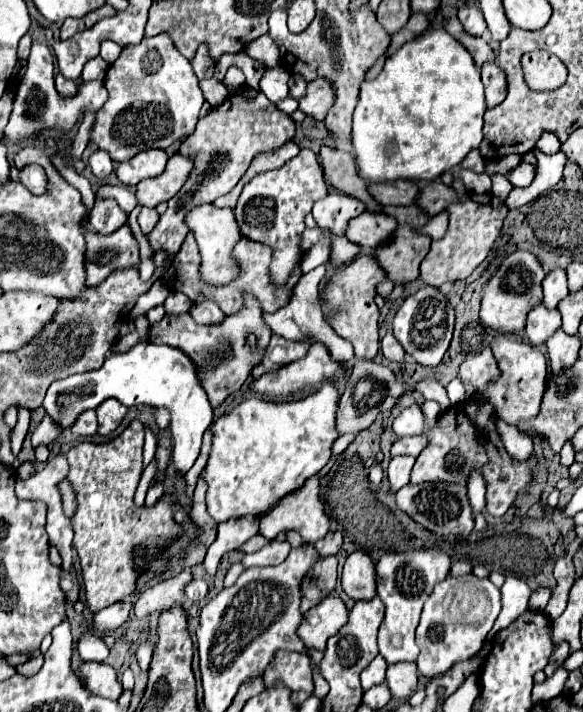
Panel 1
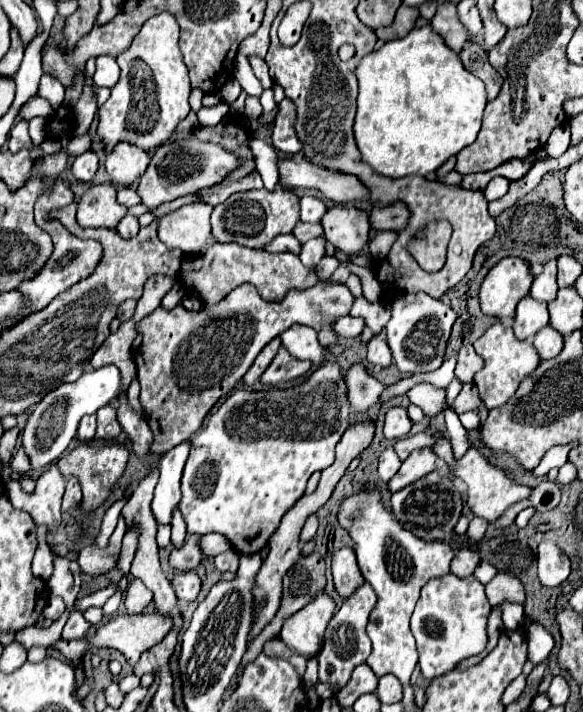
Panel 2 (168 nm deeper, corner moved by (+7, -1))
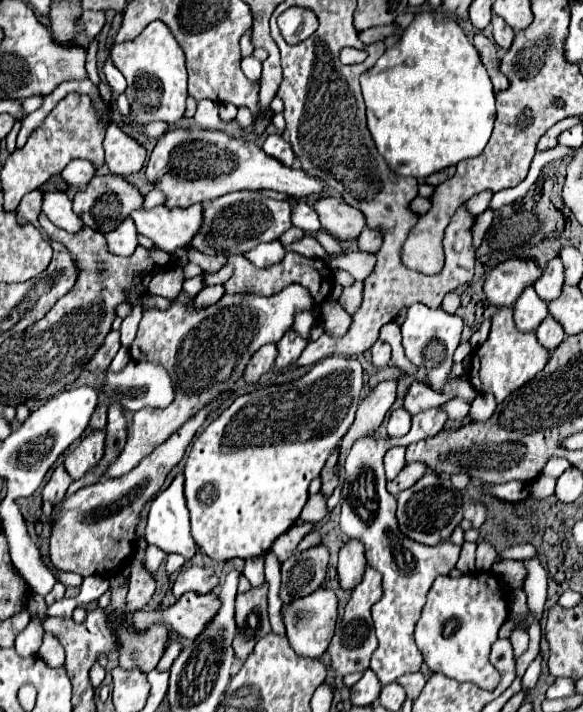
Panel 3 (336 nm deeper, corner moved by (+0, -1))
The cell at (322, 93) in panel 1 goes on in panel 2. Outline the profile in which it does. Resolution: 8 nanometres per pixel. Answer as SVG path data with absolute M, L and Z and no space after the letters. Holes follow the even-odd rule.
M283 99L277 109L275 125L273 125L273 147L285 153L297 153L301 151L301 141L297 139L297 133L293 131L295 127L295 113L297 107L293 107L291 99Z

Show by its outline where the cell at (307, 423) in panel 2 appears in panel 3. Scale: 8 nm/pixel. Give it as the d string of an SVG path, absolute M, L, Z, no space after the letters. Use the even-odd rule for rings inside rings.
M326 357L320 363L316 363L304 377L284 383L284 385L272 385L248 395L240 395L234 399L234 403L222 411L202 433L200 437L194 441L192 451L186 459L186 467L184 467L184 497L186 497L186 507L190 511L190 533L194 537L194 541L198 543L198 547L210 557L210 559L218 559L218 561L228 561L228 559L244 559L250 555L266 555L270 545L274 543L276 537L280 537L284 531L288 531L296 519L300 517L300 511L308 499L308 485L312 479L316 479L326 463L326 459L330 457L330 453L334 451L334 447L338 445L338 441L346 435L346 431L350 429L352 421L354 421L354 413L356 407L360 403L360 391L362 391L362 367L356 359L352 357Z

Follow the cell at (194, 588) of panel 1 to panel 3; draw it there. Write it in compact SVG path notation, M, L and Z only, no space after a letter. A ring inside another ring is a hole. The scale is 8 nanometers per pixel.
M188 567L180 571L178 579L172 585L172 593L176 599L180 599L186 591L210 593L216 585L218 585L218 577L212 567Z

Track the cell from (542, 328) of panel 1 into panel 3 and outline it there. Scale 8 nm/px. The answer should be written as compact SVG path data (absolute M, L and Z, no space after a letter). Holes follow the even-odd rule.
M526 287L514 303L514 323L518 331L534 331L548 315L548 305L536 295L534 287Z

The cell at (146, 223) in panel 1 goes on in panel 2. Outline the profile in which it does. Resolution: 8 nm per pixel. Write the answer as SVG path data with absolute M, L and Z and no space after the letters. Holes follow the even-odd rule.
M125 215L125 217L119 221L117 231L119 231L125 239L129 239L129 237L137 235L137 233L139 233L139 223L137 223L137 217L133 217L133 215Z

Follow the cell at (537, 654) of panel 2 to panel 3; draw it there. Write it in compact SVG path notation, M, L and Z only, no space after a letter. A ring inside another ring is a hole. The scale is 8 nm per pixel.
M540 657L534 659L534 663L530 663L530 667L526 669L526 673L522 677L522 691L530 691L536 685L538 675L540 675L540 661L542 661Z

